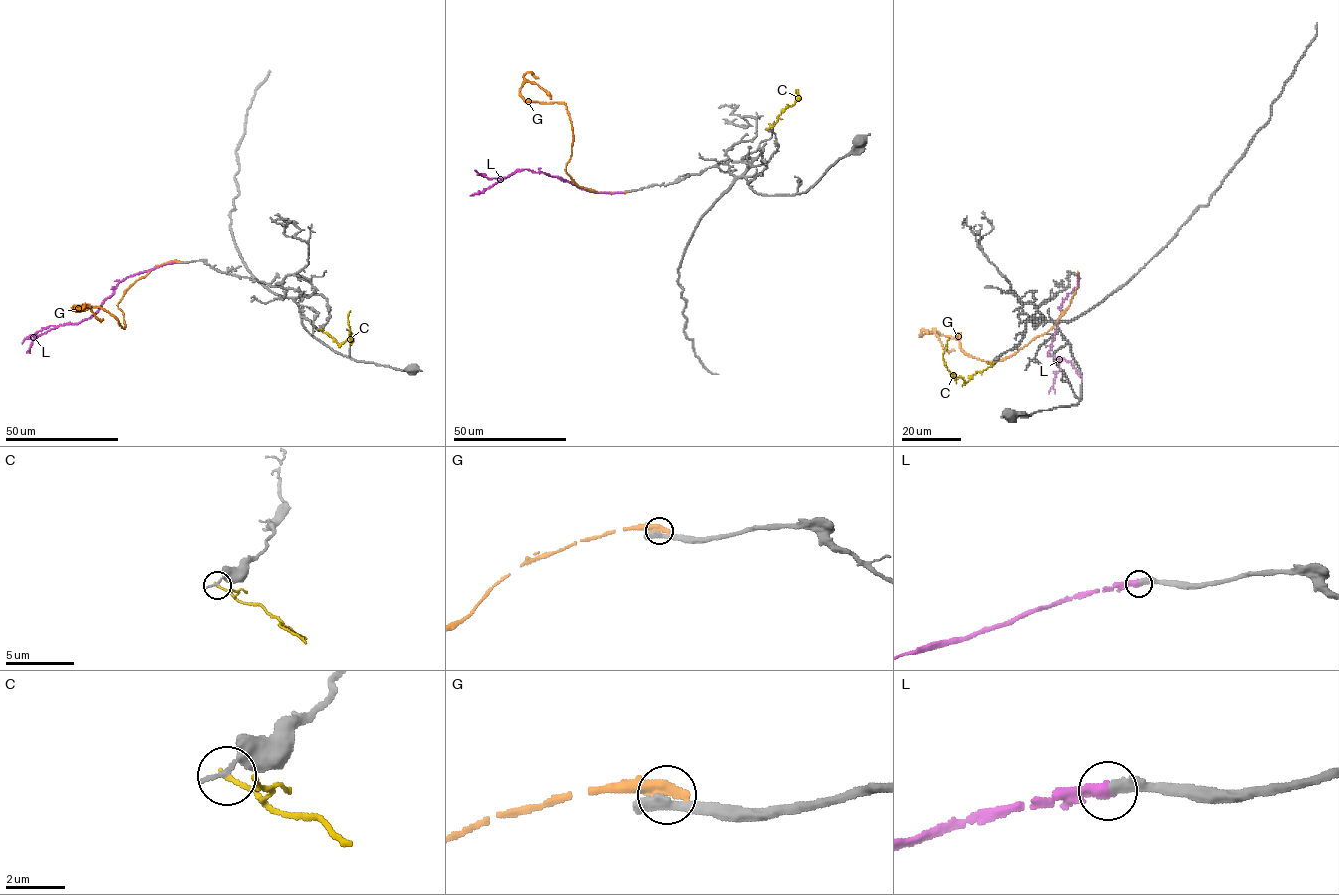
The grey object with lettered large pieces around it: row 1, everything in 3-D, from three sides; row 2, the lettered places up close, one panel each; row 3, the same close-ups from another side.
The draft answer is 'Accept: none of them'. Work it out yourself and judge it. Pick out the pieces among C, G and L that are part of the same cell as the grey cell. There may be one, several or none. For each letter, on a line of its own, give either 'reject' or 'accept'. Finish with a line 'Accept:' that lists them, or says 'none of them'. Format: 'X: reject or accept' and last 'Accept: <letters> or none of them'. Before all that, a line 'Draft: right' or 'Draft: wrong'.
Draft: wrong
C: reject
G: reject
L: accept
Accept: L

